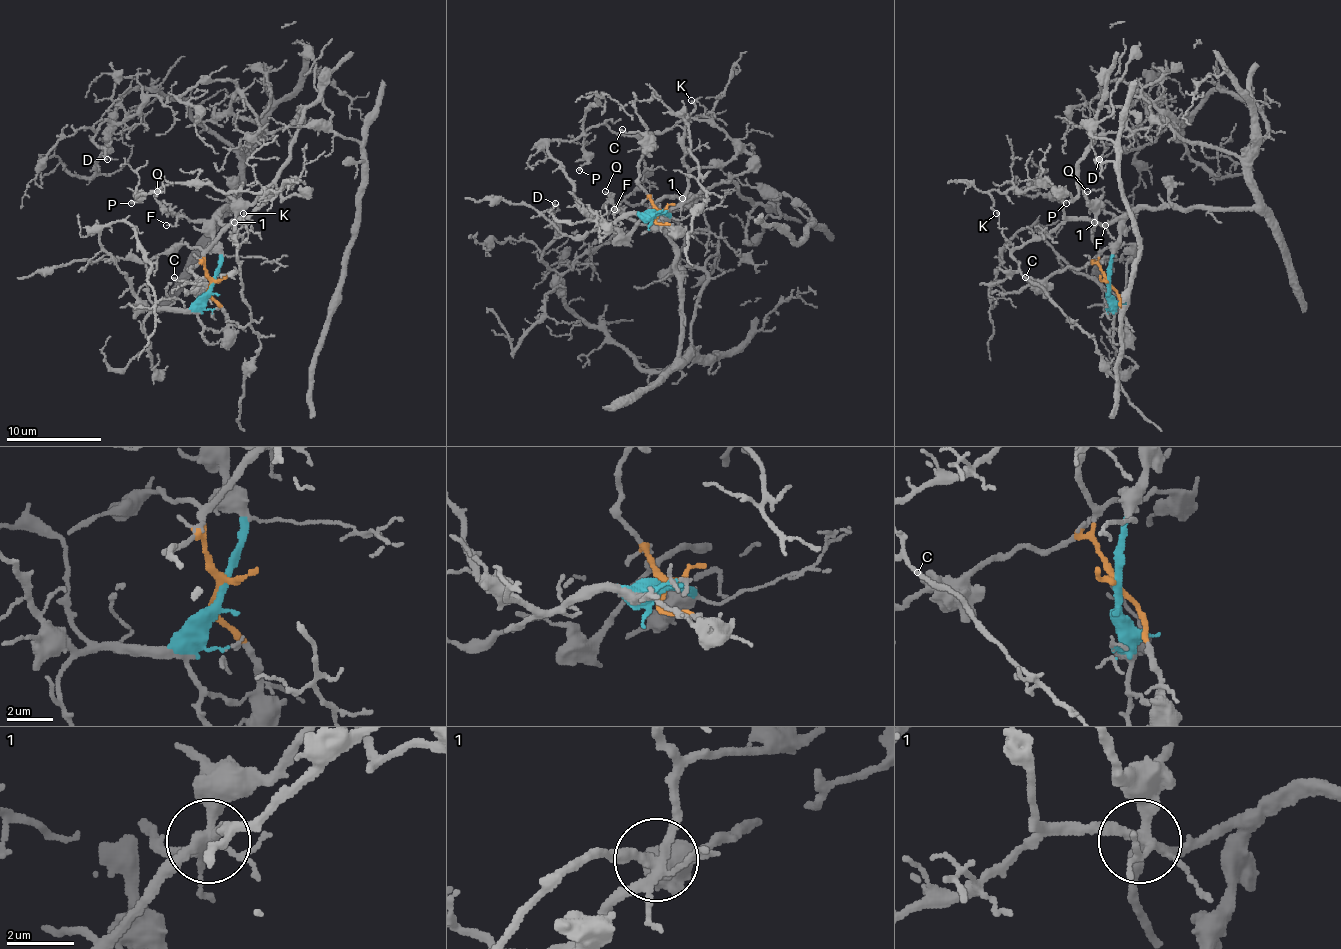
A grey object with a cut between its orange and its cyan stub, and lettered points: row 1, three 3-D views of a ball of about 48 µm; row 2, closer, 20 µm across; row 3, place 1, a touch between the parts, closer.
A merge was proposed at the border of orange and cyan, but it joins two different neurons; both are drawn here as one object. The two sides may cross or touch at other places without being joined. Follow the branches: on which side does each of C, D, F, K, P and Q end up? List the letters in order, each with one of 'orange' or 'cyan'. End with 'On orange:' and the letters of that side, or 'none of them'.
C: orange
D: cyan
F: cyan
K: cyan
P: cyan
Q: cyan
On orange: C

